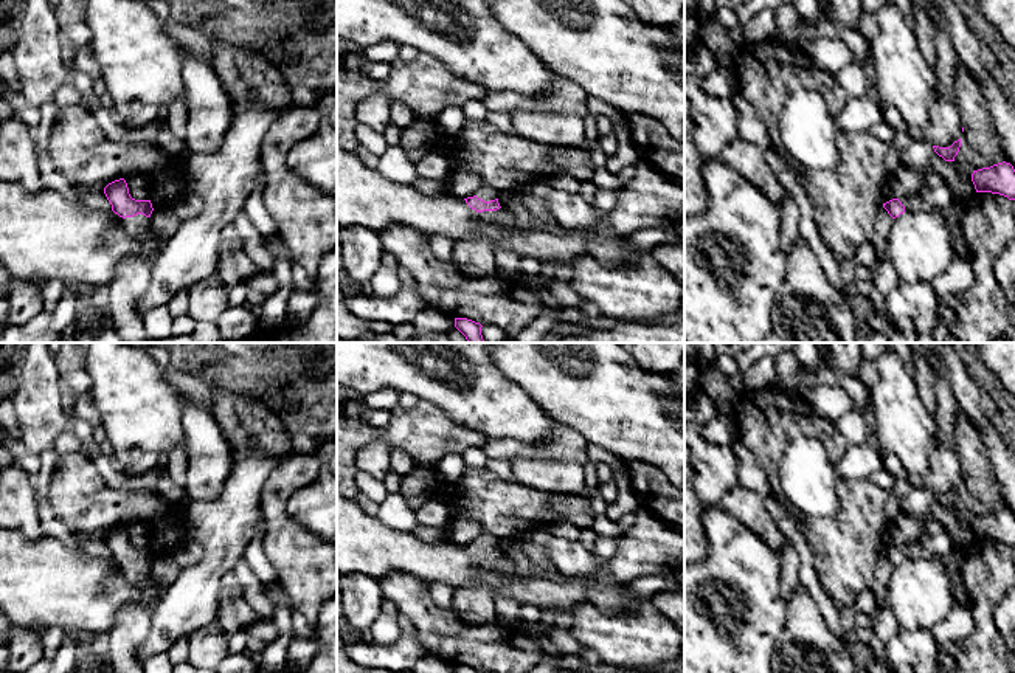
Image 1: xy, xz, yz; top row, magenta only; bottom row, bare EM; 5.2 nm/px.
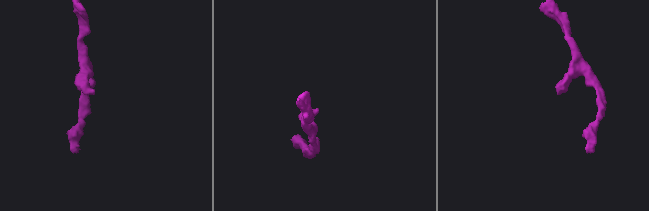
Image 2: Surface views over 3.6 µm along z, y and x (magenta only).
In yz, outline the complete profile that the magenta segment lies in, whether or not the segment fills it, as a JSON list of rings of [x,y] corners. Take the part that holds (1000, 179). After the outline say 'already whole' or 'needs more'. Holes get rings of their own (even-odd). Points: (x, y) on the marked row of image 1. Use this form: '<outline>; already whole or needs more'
[[[998,163],[973,171],[972,181],[976,192],[992,192],[1015,200],[1015,169],[1010,163]]]; already whole

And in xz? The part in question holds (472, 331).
[[[455,318],[455,327],[466,336],[467,343],[484,343],[481,324],[467,318]]]; already whole

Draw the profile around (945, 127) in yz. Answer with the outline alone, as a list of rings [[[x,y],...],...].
[[[939,85],[930,104],[930,124],[927,133],[931,146],[939,147],[950,147],[962,136],[962,123],[958,107],[944,98]]]

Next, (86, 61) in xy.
[[[90,47],[79,48],[79,54],[74,59],[74,67],[76,70],[81,70],[90,76],[93,81],[102,76],[102,68],[98,64]]]

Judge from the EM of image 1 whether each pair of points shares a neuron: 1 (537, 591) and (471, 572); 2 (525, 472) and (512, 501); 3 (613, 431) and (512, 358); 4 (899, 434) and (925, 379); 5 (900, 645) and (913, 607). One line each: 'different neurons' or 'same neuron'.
1: same neuron
2: different neurons
3: same neuron
4: different neurons
5: different neurons

